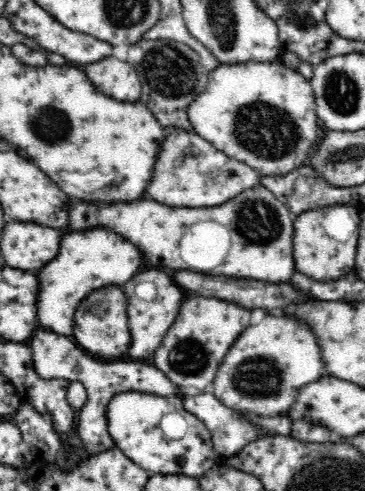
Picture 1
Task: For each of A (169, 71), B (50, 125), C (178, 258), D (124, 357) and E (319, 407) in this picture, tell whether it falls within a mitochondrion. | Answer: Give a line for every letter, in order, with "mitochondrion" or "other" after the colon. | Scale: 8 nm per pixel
A: mitochondrion
B: mitochondrion
C: other
D: other
E: other

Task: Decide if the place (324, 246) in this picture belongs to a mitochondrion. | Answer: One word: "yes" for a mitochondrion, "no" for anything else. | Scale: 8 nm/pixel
no

